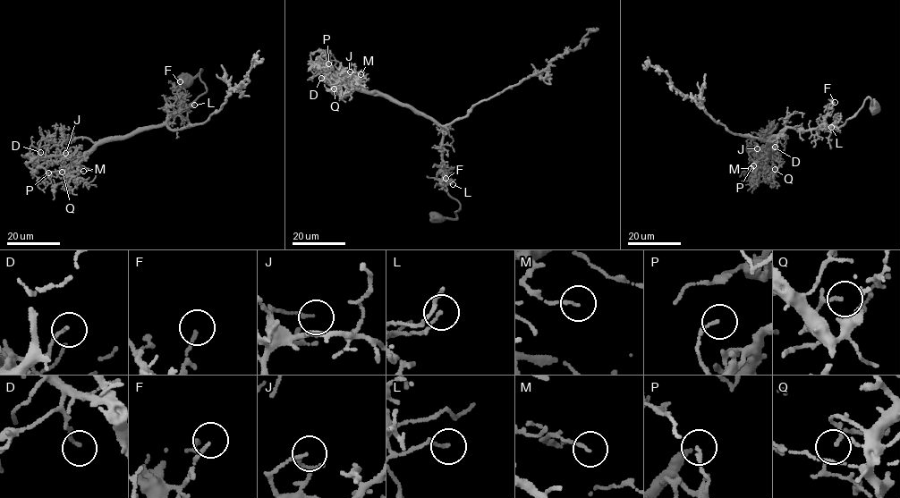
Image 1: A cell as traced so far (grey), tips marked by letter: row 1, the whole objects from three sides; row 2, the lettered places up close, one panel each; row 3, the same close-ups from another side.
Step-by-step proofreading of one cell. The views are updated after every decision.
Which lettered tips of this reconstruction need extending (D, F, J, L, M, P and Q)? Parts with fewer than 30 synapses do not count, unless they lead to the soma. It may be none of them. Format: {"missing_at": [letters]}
{"missing_at": ["J"]}

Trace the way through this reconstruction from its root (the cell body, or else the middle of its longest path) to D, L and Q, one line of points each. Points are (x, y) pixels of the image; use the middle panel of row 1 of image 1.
D: (436, 216), (455, 219), (461, 206), (442, 185), (440, 127), (377, 93), (319, 72), (321, 78)
L: (436, 216), (456, 218), (454, 213), (461, 206), (460, 202), (445, 189), (442, 178), (446, 184), (453, 184)
Q: (436, 216), (455, 219), (461, 206), (442, 185), (440, 127), (377, 93), (343, 85), (334, 88)

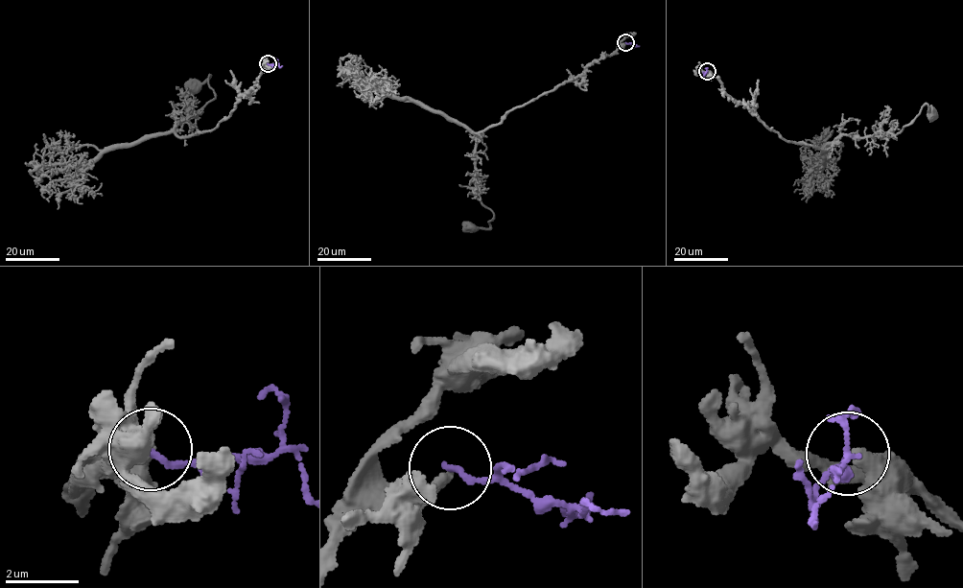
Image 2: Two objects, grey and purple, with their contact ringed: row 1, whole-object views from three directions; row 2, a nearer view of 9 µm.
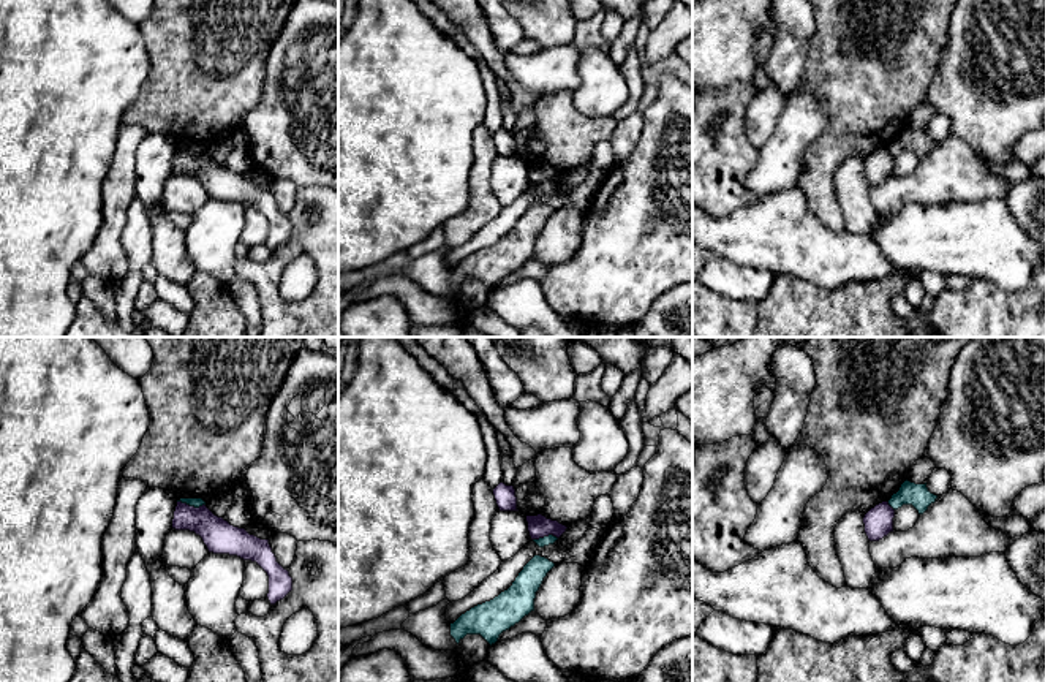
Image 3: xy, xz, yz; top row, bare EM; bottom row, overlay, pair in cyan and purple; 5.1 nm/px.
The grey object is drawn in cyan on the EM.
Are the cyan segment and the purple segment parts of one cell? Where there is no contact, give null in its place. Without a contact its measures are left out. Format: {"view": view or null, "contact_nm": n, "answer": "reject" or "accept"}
{"view": "xy", "contact_nm": 150, "answer": "reject"}

